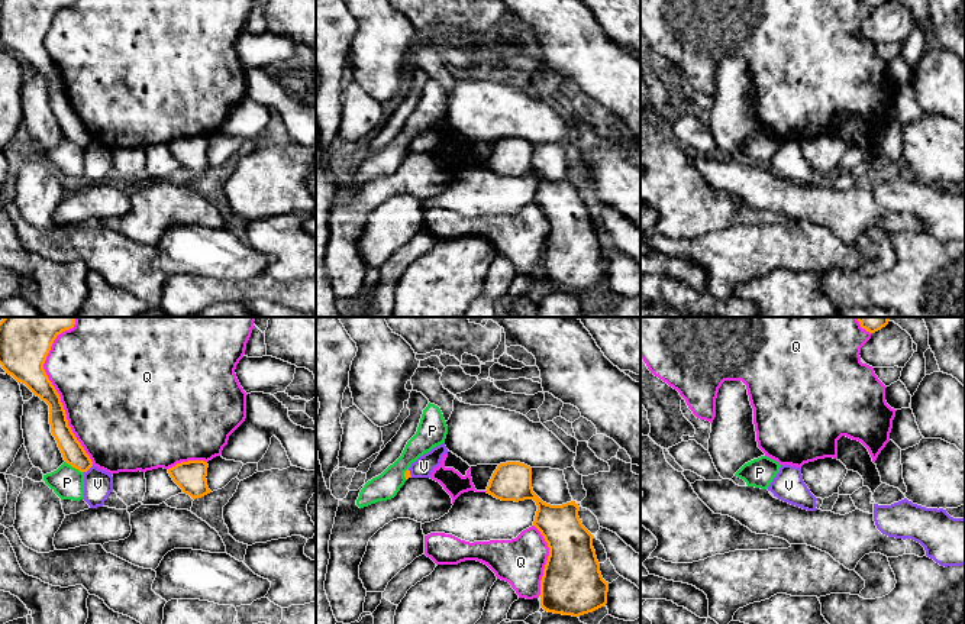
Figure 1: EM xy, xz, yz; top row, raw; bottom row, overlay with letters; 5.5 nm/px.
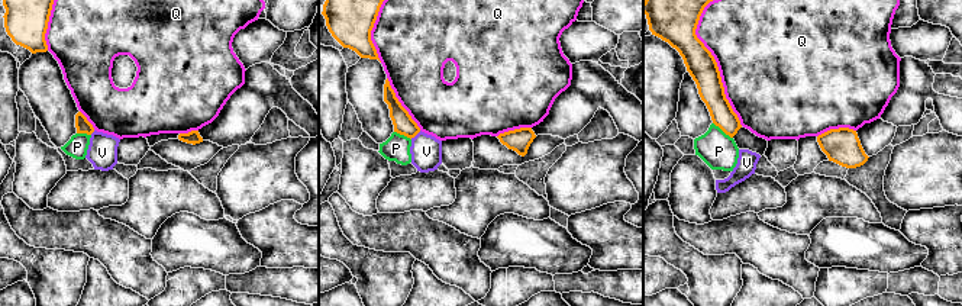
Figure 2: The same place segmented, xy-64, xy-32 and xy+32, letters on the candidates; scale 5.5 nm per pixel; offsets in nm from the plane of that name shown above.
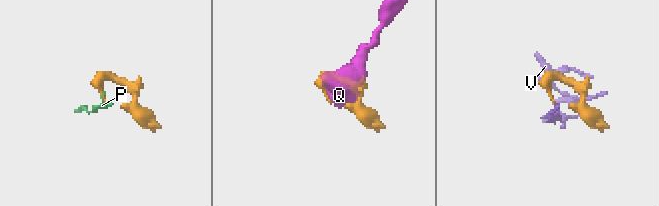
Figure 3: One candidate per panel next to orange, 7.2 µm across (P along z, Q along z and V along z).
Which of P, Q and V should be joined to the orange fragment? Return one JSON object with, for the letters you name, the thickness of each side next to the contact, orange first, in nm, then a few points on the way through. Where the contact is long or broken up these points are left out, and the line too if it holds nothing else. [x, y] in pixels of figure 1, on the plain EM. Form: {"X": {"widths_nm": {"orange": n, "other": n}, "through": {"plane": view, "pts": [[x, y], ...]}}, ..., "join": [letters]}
{"join": []}

